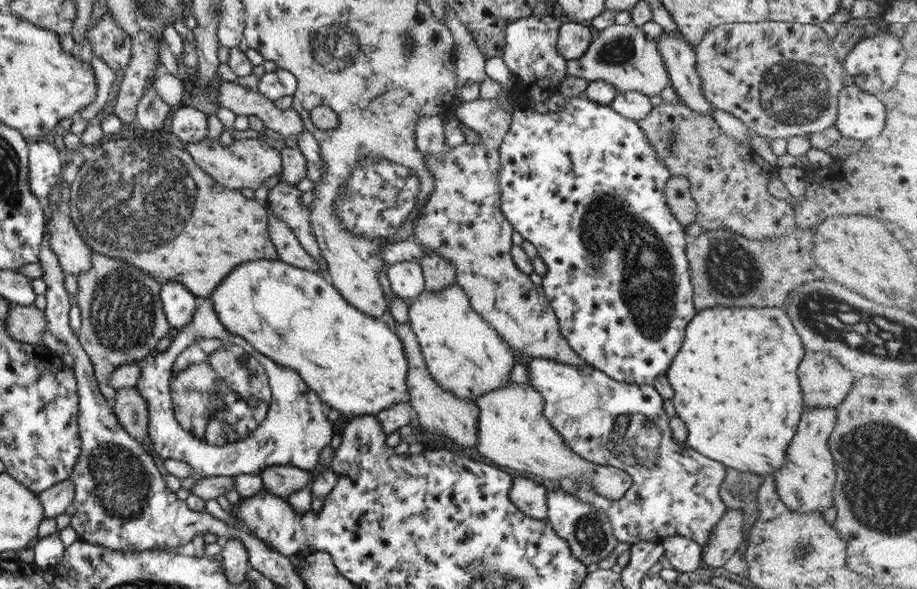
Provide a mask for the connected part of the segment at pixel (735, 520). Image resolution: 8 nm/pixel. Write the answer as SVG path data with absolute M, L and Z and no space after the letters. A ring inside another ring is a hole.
M728 511L719 519L709 533L707 548L702 548L701 561L708 567L722 568L726 560L739 548L738 537L741 529L741 511Z

